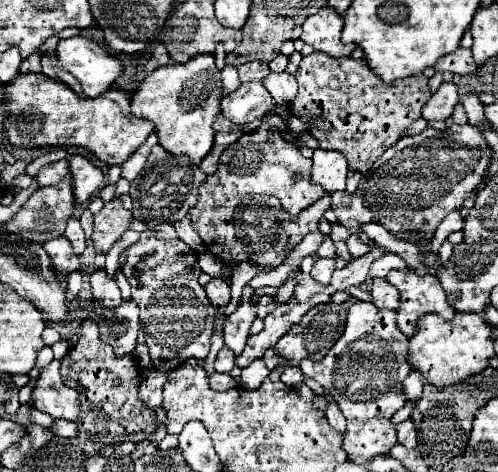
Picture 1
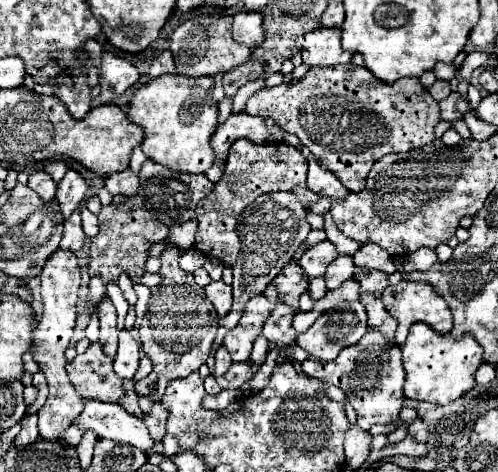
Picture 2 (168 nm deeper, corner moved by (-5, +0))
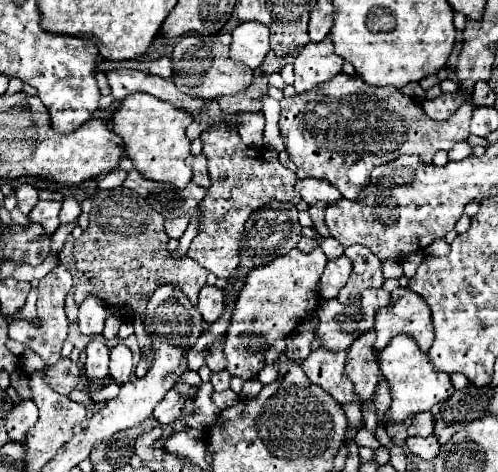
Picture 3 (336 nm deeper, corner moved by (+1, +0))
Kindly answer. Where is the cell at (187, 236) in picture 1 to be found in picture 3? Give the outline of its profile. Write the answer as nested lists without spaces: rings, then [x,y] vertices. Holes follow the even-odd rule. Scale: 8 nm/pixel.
[[[180,216],[180,218],[172,218],[172,220],[166,220],[164,222],[164,228],[166,228],[166,234],[174,240],[180,240],[180,236],[184,234],[186,226],[190,222],[190,216]]]

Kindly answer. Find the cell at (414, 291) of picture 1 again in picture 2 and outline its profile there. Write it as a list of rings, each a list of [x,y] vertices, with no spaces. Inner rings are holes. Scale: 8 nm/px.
[[[402,280],[396,286],[388,286],[382,294],[384,306],[386,310],[390,310],[396,320],[398,320],[398,330],[396,330],[396,344],[404,344],[408,338],[408,330],[414,322],[426,322],[430,324],[436,332],[446,334],[452,330],[452,312],[448,310],[448,304],[444,302],[444,298],[440,298],[436,294],[436,290],[432,290],[432,286],[428,286],[428,282],[410,282],[410,280]]]

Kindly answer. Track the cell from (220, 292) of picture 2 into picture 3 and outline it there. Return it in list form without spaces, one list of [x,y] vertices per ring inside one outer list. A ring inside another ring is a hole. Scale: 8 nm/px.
[[[204,286],[200,290],[200,298],[198,298],[196,308],[202,314],[202,320],[206,324],[214,324],[222,316],[222,312],[224,312],[222,290],[216,288],[216,286]]]

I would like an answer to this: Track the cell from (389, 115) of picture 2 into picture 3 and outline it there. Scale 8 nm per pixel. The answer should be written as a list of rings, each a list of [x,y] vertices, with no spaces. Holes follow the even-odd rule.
[[[338,74],[316,88],[318,90],[282,100],[278,126],[290,160],[302,168],[308,178],[326,178],[346,200],[358,198],[360,190],[370,184],[370,172],[376,166],[392,162],[404,154],[416,154],[420,162],[430,164],[438,150],[448,152],[456,142],[470,136],[468,126],[474,112],[472,104],[460,106],[450,120],[436,122],[424,114],[416,100],[404,96],[398,88],[368,86],[358,76]],[[346,106],[354,108],[356,114],[362,114],[358,118],[364,118],[362,128],[358,128],[352,136],[346,136],[350,130],[346,126],[352,122],[346,120]],[[350,142],[354,144],[354,154],[348,152]]]

